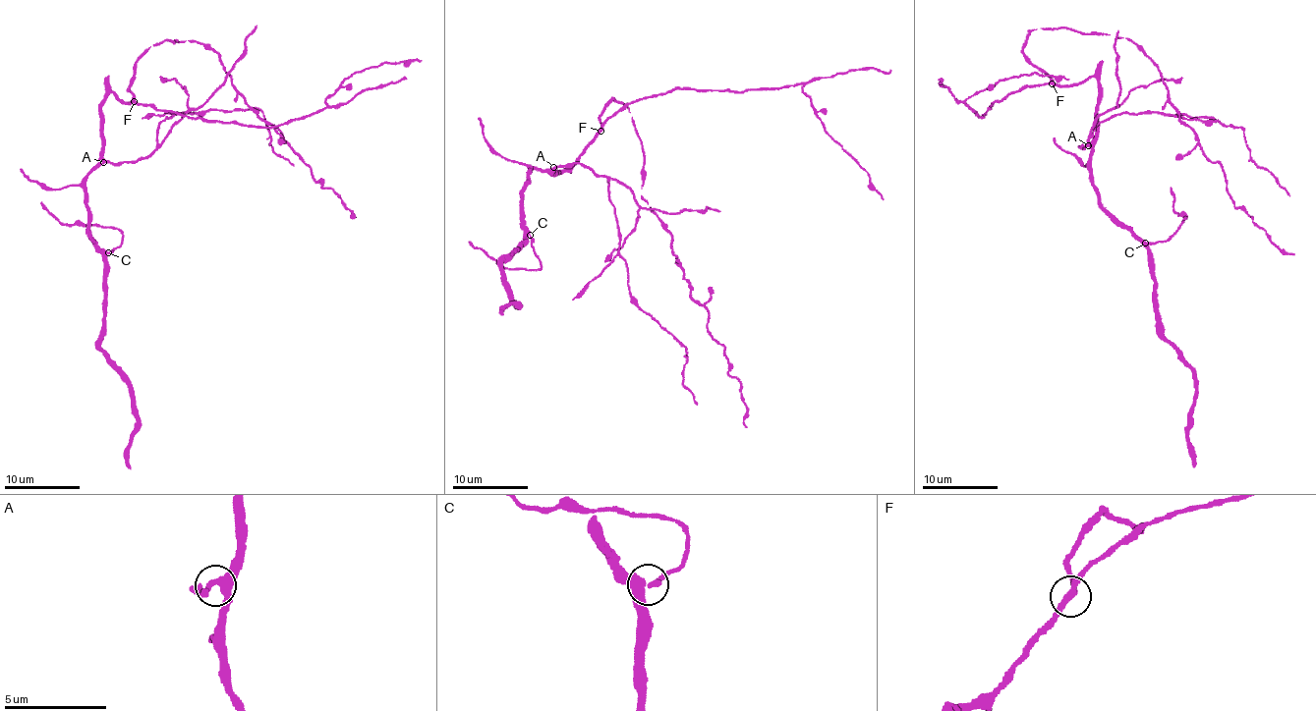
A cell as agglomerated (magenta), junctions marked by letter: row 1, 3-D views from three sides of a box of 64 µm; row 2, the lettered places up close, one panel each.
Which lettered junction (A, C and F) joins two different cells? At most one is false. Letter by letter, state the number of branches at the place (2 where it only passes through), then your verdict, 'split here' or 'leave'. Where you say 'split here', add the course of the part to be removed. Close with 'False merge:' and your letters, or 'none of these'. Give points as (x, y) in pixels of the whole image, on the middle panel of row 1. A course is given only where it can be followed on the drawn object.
A: 3 | leave
C: 3 | leave
F: 3 | leave
False merge: none of these

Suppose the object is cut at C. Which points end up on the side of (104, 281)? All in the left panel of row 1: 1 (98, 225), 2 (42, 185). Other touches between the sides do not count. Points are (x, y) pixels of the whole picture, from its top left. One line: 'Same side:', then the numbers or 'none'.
Same side: 2

